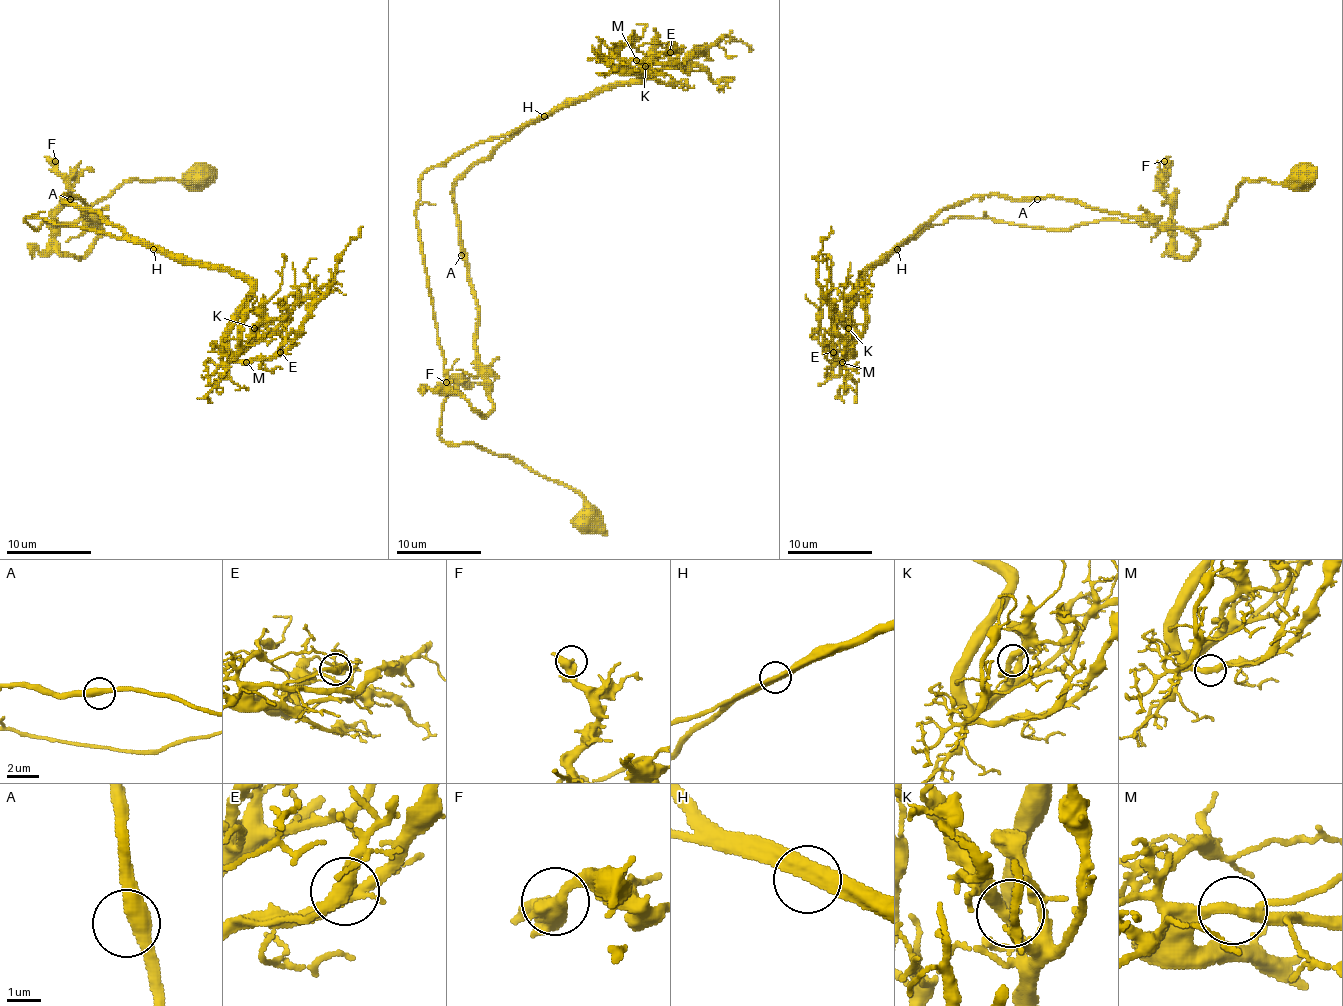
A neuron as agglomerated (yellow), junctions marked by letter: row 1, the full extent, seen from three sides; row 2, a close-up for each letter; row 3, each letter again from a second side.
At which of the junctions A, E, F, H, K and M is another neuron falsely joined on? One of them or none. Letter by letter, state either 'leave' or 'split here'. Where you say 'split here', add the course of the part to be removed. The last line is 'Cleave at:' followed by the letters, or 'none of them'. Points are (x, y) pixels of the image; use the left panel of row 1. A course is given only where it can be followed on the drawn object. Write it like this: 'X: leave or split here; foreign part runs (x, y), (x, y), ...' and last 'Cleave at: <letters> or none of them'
A: leave
E: leave
F: leave
H: leave
K: leave
M: leave
Cleave at: none of them

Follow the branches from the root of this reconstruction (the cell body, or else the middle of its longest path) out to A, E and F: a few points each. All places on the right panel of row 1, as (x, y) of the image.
A: (943, 224), (933, 224), (914, 235), (939, 210), (973, 197), (1037, 199)
E: (943, 224), (933, 224), (916, 237), (907, 237), (865, 273), (850, 309), (850, 352), (842, 360), (833, 352)
F: (943, 224), (956, 216), (1045, 229), (1068, 229), (1100, 220), (1166, 224), (1172, 205), (1160, 176), (1164, 161)

